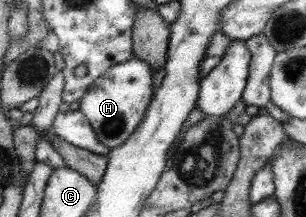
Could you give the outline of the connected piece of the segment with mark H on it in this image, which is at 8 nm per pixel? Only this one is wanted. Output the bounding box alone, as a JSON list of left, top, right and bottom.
[79,57,156,152]

